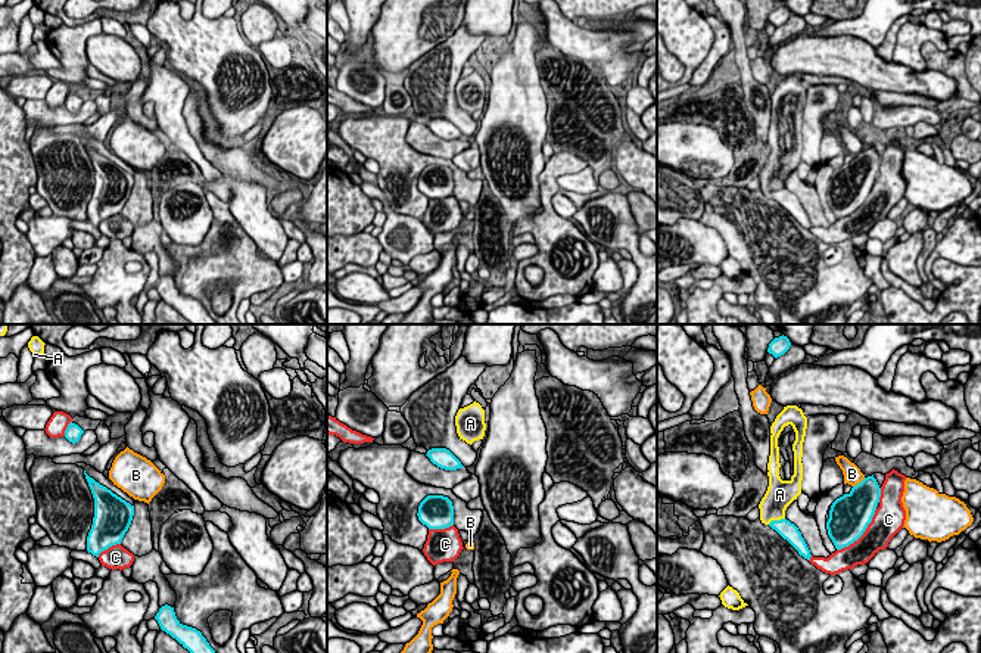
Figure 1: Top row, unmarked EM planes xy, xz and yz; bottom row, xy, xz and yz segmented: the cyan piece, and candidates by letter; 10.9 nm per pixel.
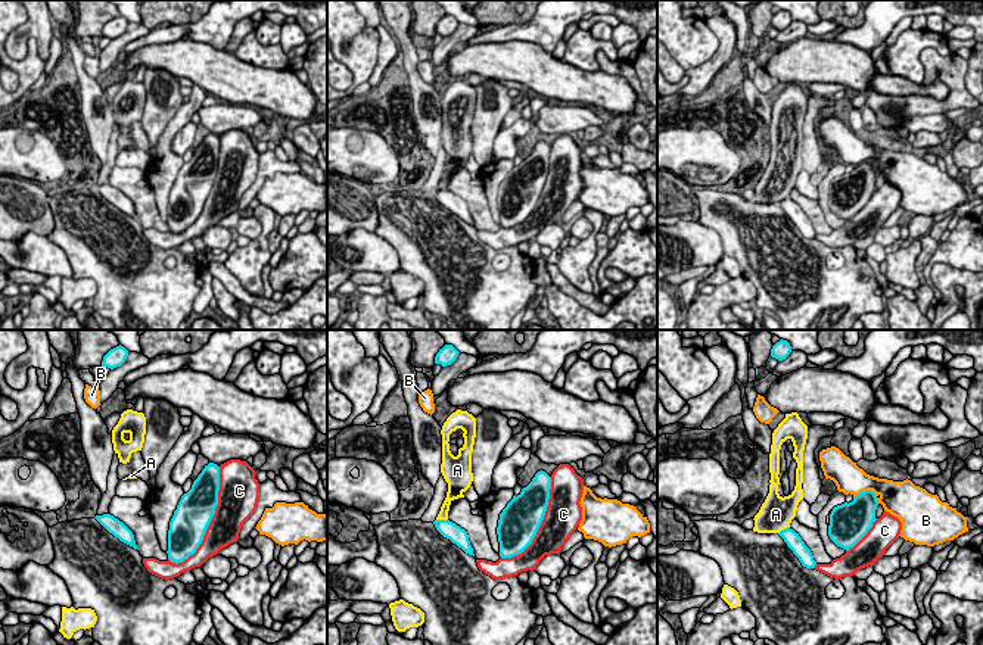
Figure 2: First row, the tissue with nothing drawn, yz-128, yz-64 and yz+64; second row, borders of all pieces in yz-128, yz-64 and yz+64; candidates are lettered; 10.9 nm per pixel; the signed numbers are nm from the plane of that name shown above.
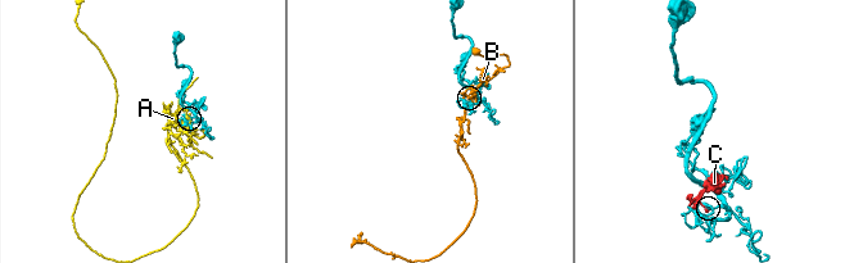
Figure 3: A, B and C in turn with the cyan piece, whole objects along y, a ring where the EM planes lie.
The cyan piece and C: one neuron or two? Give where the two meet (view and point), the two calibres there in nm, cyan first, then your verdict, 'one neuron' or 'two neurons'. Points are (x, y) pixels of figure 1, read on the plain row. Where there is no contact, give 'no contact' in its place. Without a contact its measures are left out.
contact yz (862, 204); calibres 440 and 300 nm; one neuron

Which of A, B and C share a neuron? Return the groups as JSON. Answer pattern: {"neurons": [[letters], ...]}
{"neurons": [["A"], ["B"], ["C"]]}

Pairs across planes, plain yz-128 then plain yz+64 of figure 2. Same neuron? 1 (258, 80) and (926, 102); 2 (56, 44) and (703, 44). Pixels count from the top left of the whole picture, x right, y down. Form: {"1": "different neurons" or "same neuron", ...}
{"1": "different neurons", "2": "different neurons"}

